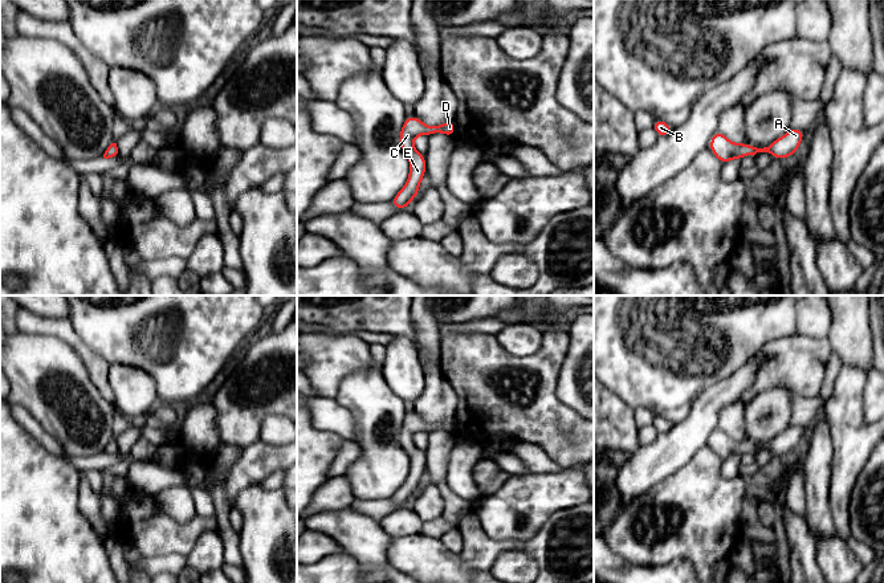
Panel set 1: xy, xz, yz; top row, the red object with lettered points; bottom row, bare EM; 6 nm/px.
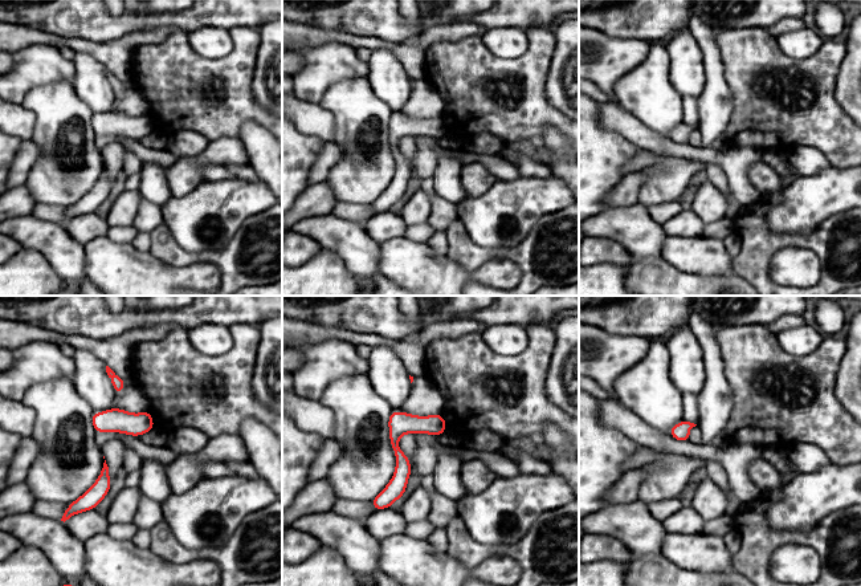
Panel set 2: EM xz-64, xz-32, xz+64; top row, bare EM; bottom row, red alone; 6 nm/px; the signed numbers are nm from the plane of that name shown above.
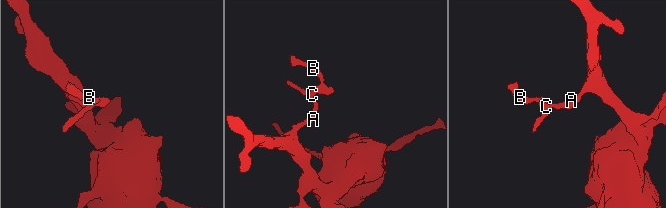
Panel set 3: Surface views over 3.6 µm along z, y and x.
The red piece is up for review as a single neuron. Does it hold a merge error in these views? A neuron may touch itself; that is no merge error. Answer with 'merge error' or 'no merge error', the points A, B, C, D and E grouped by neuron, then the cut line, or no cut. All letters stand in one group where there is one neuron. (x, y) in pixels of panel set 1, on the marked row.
no merge error; groups A B C D E; cut none

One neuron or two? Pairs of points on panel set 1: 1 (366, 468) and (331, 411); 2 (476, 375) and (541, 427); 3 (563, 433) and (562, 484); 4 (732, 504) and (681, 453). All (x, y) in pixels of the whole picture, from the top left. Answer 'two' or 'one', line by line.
1: two
2: one
3: two
4: two

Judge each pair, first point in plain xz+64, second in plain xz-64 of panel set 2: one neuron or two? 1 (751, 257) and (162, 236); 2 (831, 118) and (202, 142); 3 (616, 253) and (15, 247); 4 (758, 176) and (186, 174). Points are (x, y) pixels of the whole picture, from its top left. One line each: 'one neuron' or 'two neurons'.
1: one neuron
2: two neurons
3: one neuron
4: one neuron

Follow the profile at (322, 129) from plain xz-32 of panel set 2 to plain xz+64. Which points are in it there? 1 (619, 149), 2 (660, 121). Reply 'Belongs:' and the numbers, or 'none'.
Belongs: none

